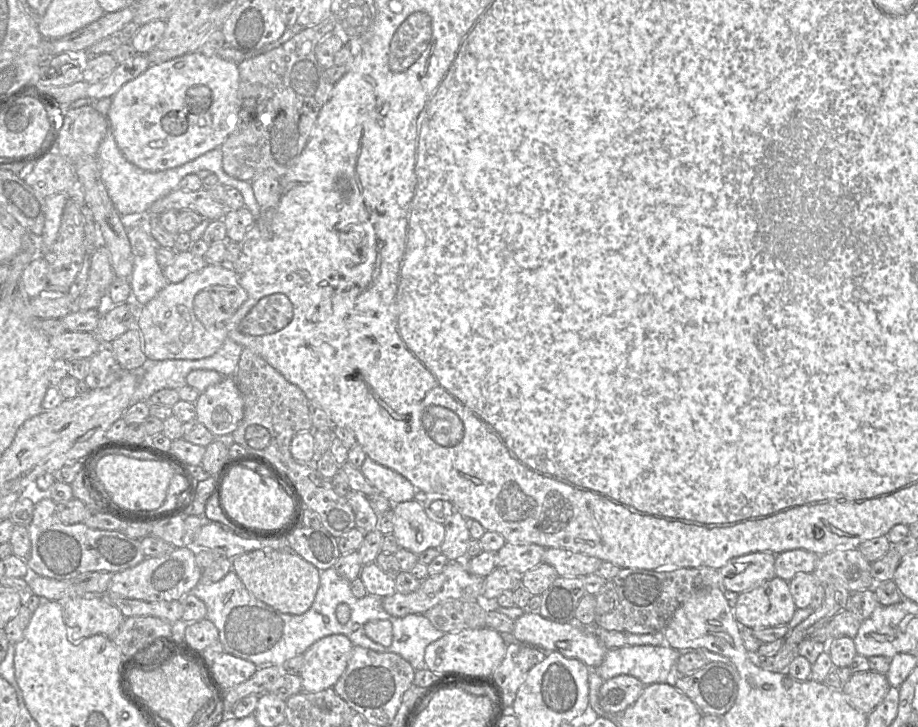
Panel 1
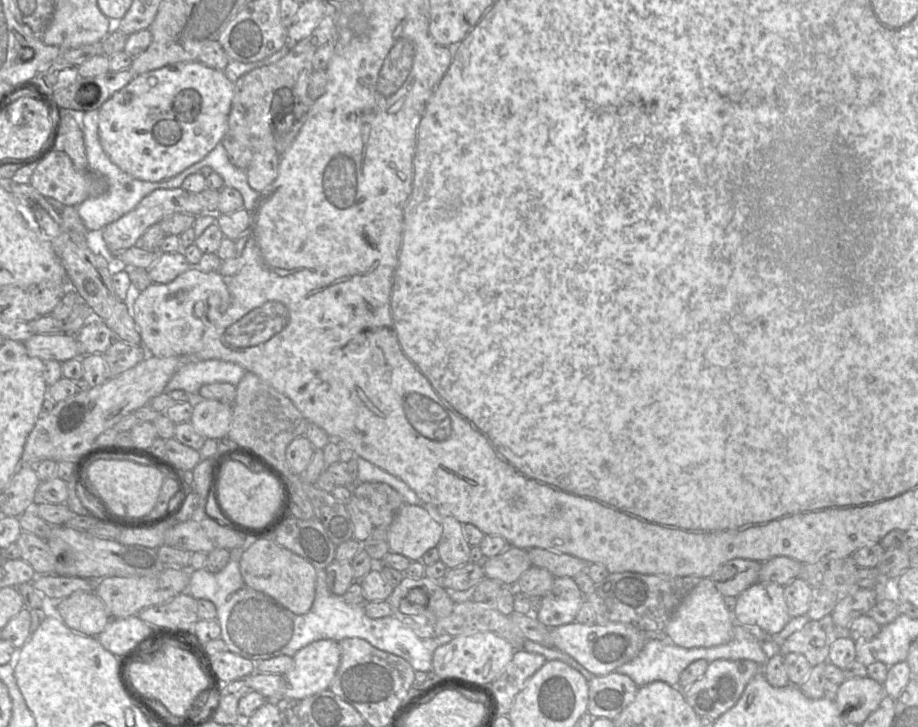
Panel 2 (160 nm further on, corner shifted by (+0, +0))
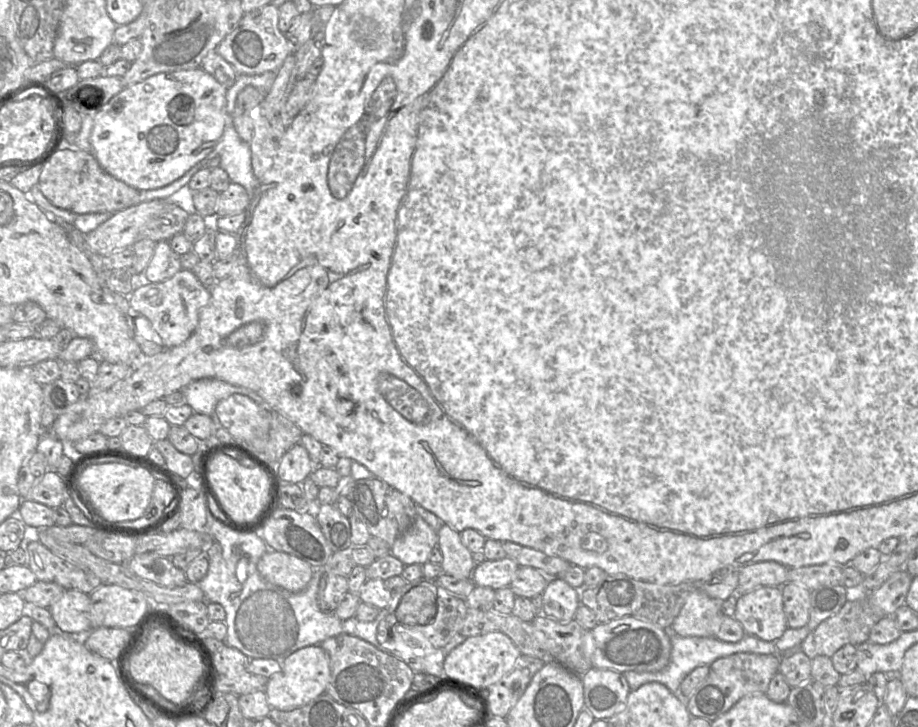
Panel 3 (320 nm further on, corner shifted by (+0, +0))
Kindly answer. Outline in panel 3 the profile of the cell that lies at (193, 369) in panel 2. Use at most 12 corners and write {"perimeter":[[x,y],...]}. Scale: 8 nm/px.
{"perimeter":[[217,379],[196,380],[183,391],[194,413],[213,417],[232,394],[255,392]]}

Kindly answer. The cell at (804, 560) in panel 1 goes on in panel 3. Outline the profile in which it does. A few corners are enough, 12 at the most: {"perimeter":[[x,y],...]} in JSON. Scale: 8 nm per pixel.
{"perimeter":[[761,561],[739,570],[737,594],[760,586],[781,587],[788,568]]}

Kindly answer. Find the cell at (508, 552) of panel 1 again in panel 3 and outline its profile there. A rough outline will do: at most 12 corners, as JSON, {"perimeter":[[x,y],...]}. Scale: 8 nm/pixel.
{"perimeter":[[508,556],[475,566],[475,586],[510,587],[519,567]]}

